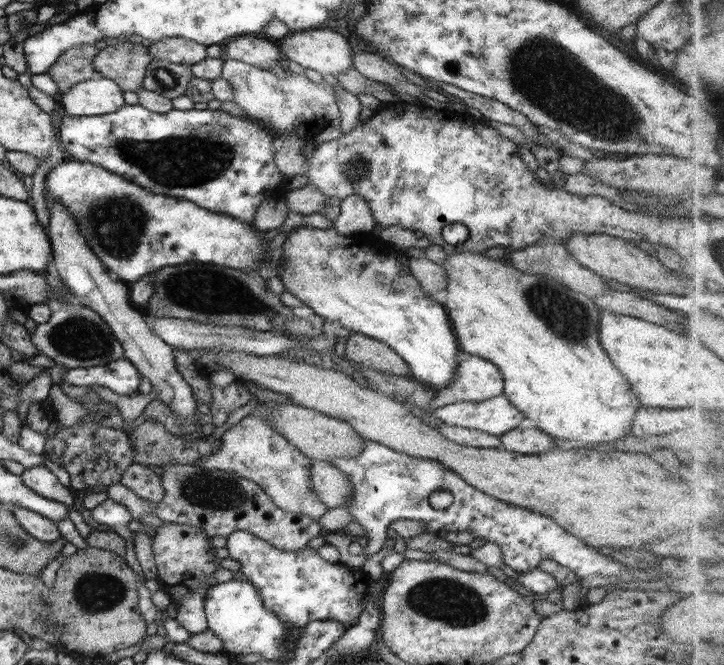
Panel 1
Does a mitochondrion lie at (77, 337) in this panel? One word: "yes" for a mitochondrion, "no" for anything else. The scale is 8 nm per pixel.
yes

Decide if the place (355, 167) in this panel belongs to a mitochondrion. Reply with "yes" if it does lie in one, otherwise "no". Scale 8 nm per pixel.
yes

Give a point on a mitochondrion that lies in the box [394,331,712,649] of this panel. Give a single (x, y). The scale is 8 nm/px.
(454, 602)

